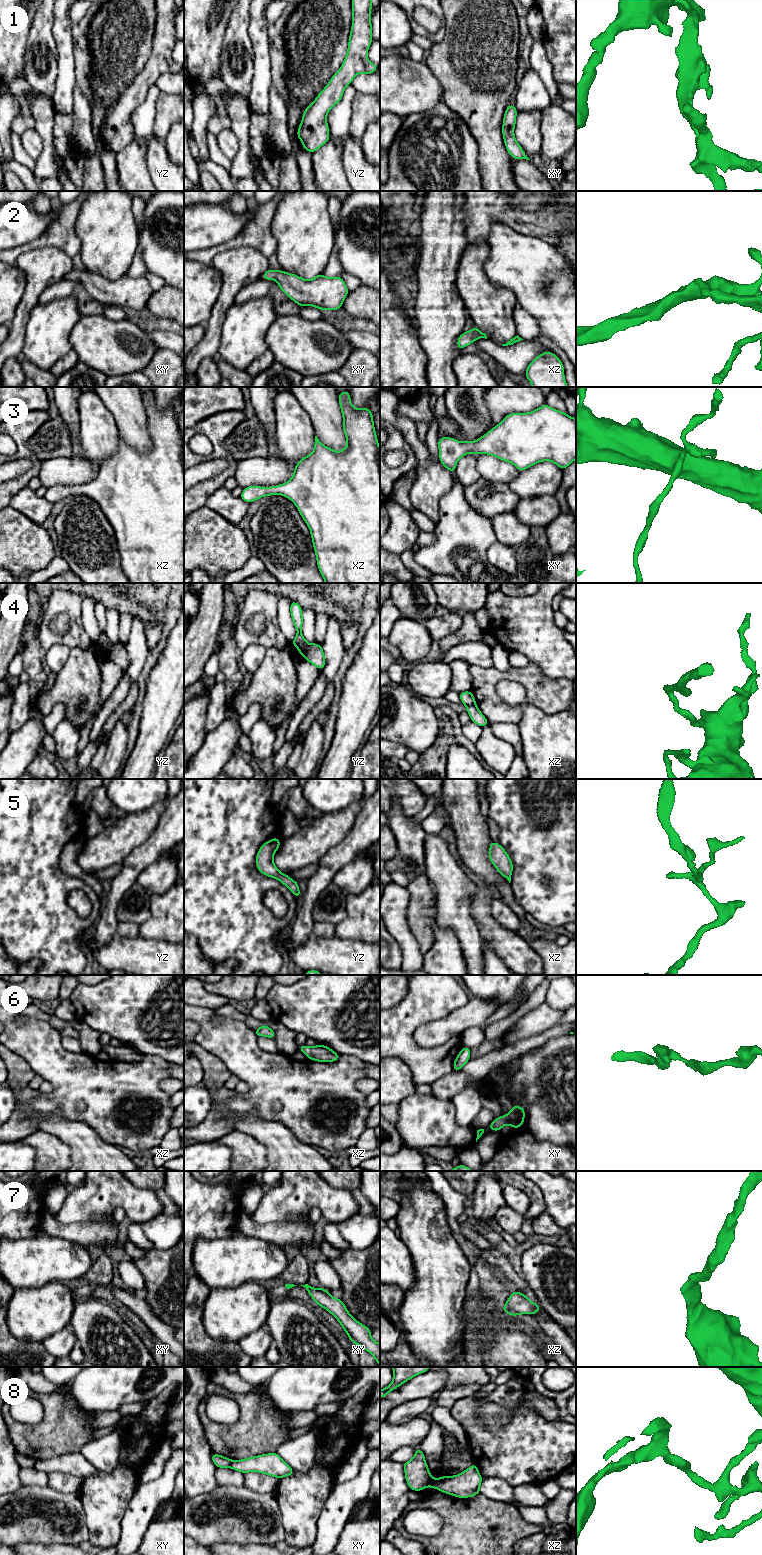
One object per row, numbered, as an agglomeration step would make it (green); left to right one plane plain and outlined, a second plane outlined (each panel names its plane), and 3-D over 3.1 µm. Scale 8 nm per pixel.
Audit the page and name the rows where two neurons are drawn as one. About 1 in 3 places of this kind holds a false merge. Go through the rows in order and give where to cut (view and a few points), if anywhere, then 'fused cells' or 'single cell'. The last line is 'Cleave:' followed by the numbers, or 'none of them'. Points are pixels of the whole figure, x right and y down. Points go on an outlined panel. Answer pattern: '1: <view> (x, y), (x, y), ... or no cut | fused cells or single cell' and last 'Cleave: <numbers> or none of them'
1: no cut | single cell
2: no cut | single cell
3: no cut | single cell
4: yz (309, 644), (303, 655) | fused cells
5: no cut | single cell
6: no cut | single cell
7: no cut | single cell
8: xy (232, 1460), (229, 1467) | fused cells
Cleave: 4, 8

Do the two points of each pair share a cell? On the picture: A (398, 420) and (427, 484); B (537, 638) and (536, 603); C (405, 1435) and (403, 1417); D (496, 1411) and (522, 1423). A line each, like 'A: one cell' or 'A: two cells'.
A: one cell
B: one cell
C: two cells
D: two cells

